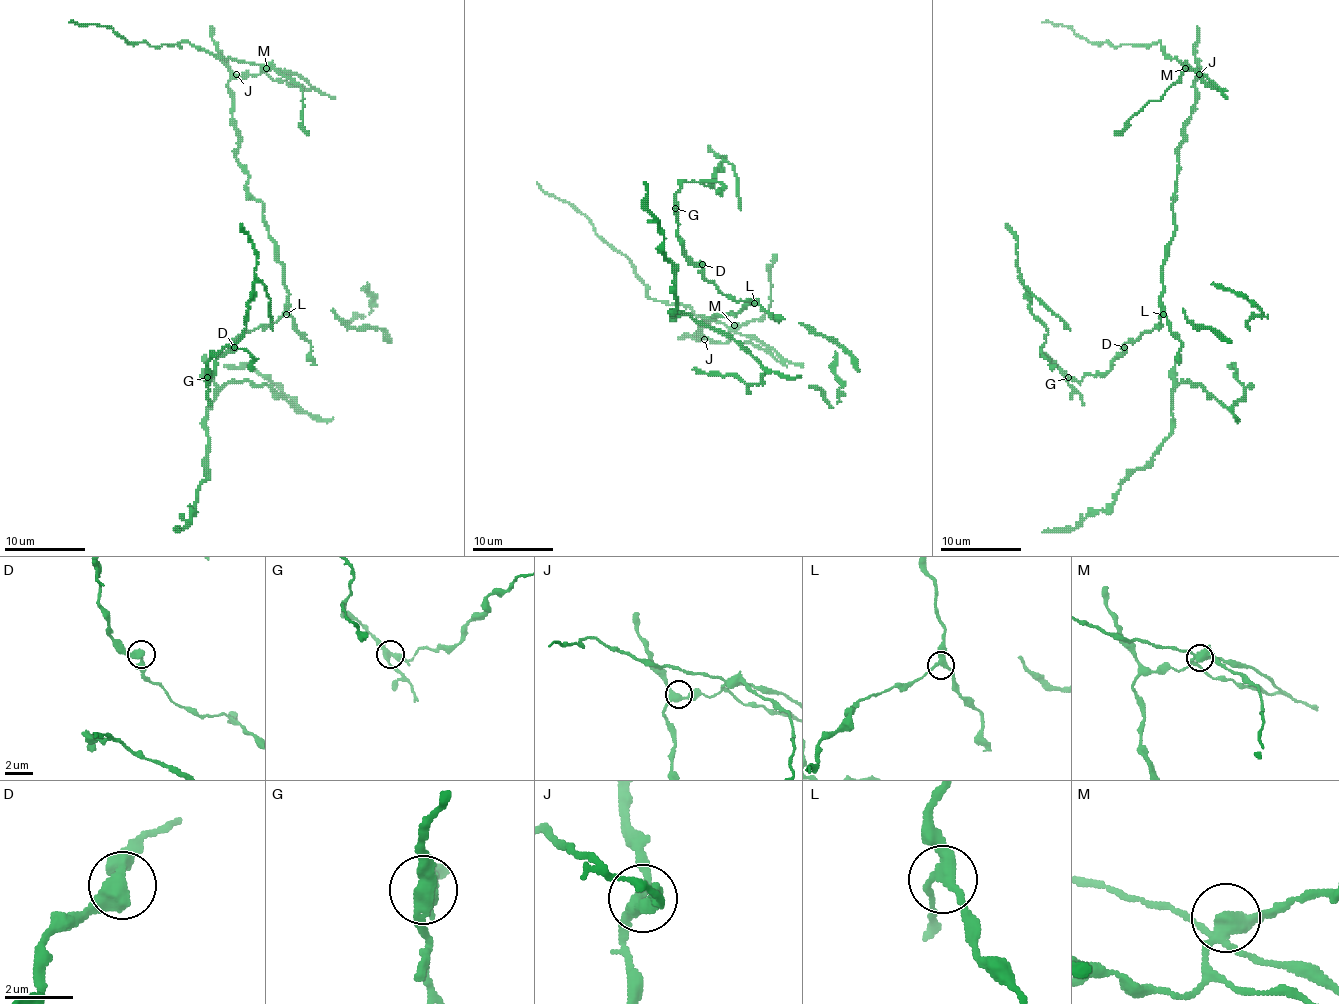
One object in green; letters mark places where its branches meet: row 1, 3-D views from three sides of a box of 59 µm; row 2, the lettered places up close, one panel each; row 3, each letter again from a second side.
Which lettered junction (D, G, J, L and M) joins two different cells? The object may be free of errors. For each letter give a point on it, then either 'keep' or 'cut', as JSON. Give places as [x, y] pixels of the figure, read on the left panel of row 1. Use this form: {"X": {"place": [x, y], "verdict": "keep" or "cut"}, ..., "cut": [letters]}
{"D": {"place": [234, 347], "verdict": "keep"}, "G": {"place": [207, 377], "verdict": "cut"}, "J": {"place": [236, 74], "verdict": "keep"}, "L": {"place": [286, 314], "verdict": "keep"}, "M": {"place": [266, 68], "verdict": "keep"}, "cut": ["G"]}

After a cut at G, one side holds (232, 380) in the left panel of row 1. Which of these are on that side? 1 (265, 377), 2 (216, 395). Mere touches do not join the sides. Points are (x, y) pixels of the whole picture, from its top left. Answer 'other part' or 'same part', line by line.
1: same part
2: same part

